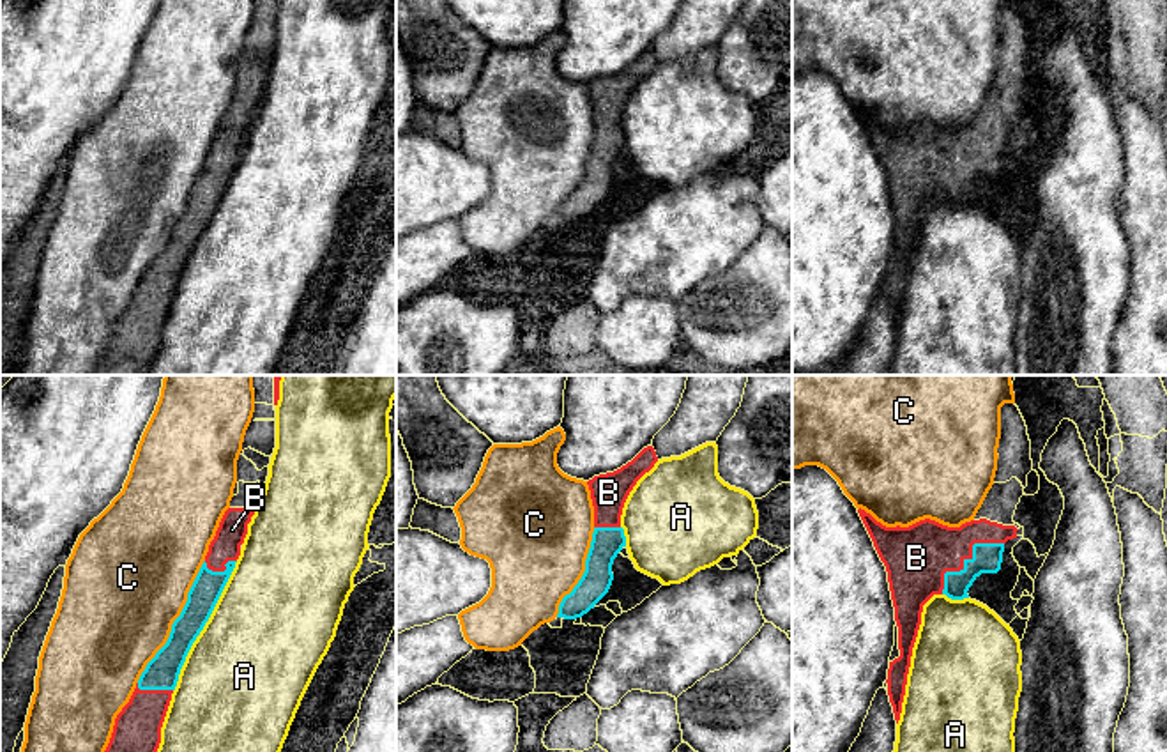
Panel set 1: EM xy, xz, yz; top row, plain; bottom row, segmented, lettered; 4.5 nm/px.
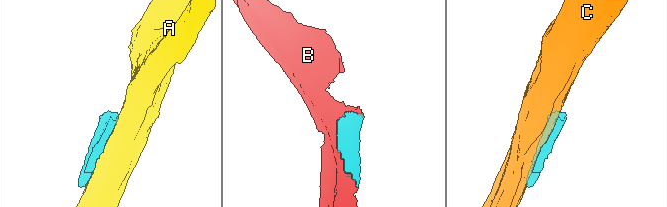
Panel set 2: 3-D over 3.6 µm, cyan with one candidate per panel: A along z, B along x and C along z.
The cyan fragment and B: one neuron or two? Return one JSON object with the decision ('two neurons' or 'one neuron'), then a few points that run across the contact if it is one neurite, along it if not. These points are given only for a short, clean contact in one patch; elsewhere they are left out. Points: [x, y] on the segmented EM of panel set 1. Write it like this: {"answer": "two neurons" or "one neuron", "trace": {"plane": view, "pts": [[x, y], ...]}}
{"answer": "one neuron"}

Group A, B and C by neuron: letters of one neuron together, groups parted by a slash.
A / B / C

